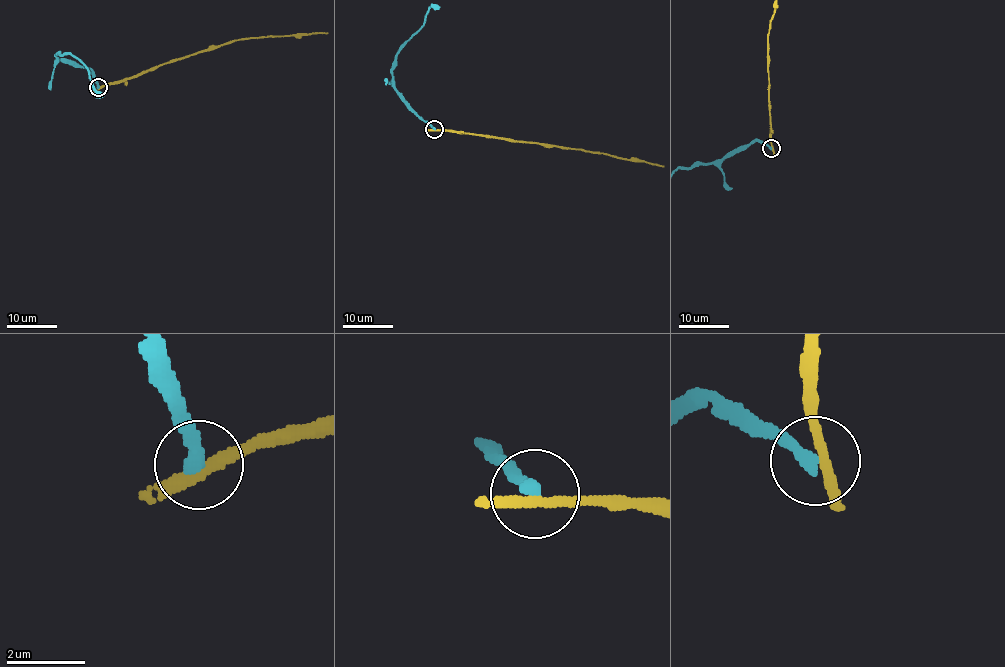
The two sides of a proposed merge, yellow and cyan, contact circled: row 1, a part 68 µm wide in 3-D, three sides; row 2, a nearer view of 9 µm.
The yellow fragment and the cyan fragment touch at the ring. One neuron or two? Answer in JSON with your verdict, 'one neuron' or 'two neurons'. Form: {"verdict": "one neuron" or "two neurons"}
{"verdict": "two neurons"}

